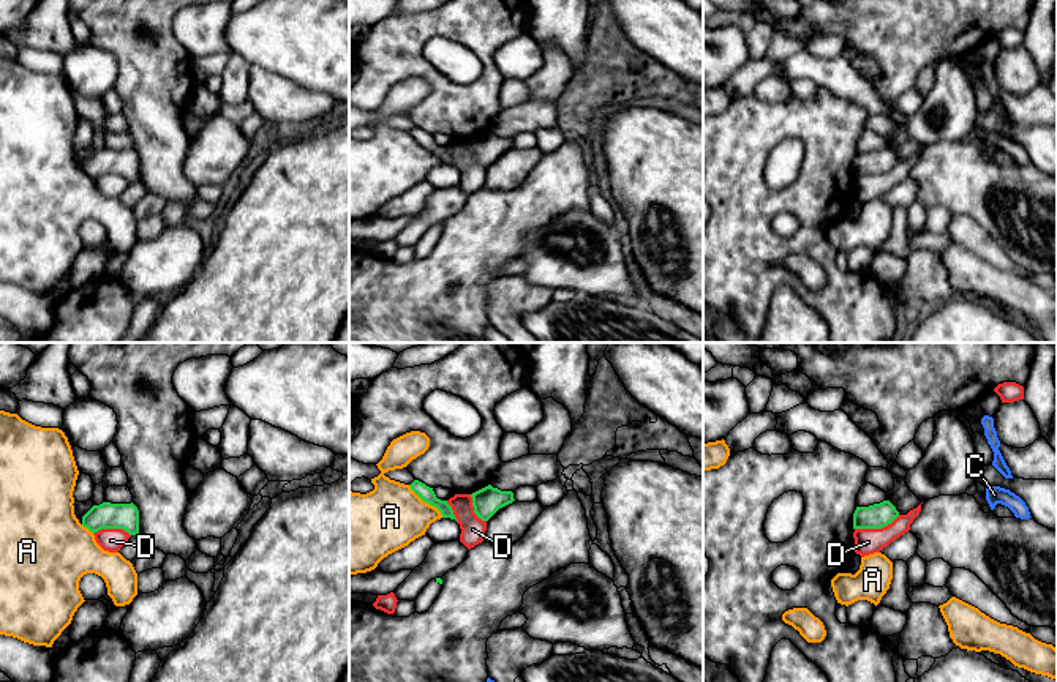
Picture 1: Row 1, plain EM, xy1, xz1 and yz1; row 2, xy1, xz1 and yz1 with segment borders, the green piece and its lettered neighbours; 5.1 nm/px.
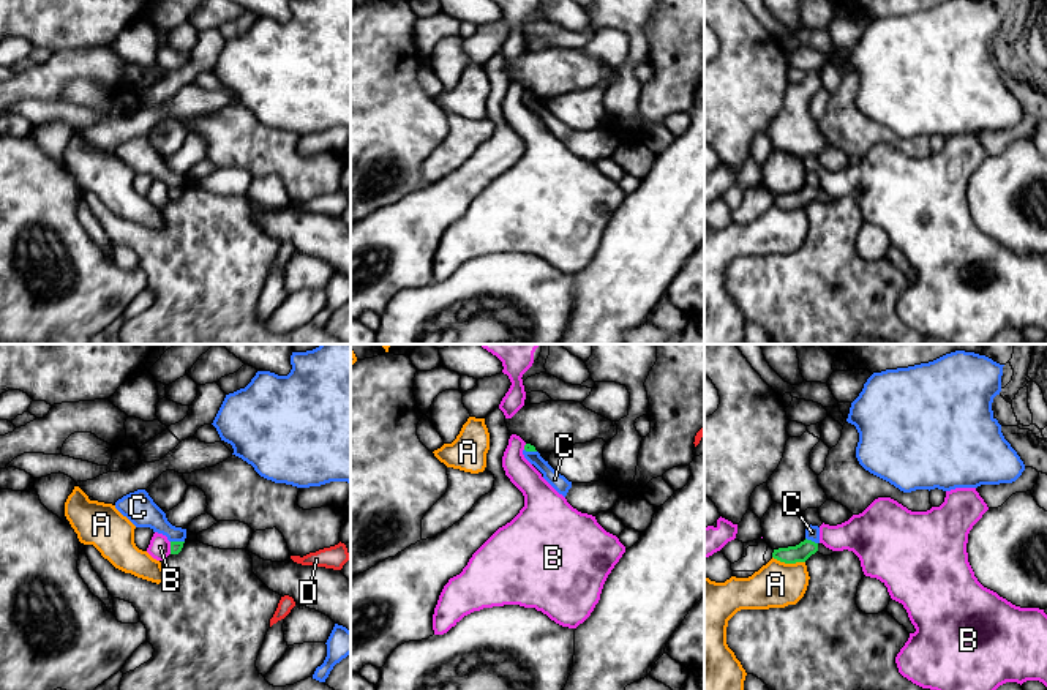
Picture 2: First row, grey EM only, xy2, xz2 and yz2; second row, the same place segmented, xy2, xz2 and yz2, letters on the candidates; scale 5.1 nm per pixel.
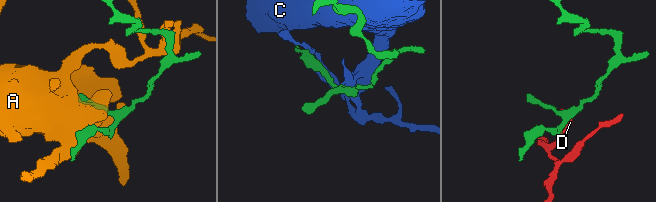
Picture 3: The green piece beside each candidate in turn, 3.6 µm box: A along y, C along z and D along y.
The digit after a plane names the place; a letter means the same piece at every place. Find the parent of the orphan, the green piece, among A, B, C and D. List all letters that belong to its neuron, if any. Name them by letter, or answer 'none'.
none

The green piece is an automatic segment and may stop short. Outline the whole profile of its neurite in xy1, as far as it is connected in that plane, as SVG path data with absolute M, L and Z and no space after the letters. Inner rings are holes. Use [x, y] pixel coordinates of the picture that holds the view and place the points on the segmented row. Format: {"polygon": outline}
{"polygon": "M103 502L93 505L84 516L82 526L90 532L101 529L123 529L130 535L139 534L139 510L131 504Z"}

